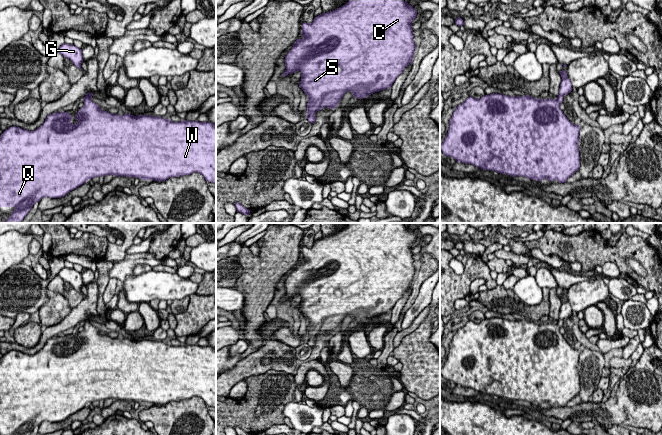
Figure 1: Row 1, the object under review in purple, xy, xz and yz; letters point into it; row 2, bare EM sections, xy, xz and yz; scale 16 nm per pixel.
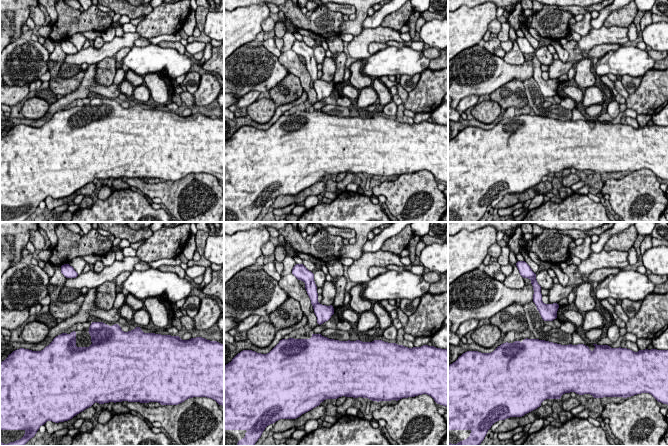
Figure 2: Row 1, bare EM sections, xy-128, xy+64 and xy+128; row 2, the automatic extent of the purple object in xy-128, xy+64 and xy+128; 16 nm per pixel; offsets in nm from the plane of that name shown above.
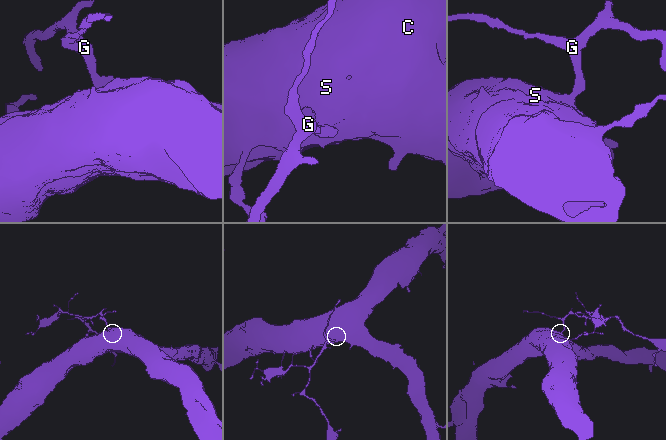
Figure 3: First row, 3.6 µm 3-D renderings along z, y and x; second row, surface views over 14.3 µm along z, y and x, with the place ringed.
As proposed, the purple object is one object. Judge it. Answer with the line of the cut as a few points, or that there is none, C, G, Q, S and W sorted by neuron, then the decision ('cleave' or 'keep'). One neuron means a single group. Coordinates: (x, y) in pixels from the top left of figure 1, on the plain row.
cut none; groups C G Q S W; keep

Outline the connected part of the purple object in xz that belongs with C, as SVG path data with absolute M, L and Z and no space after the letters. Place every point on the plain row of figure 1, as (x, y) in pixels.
M350 223L345 229L337 232L336 234L322 237L314 242L311 248L306 246L302 247L301 258L303 263L299 262L293 268L292 273L285 280L285 290L286 295L281 299L284 301L288 298L294 298L297 294L301 296L301 304L299 307L299 312L301 312L304 317L308 320L309 324L307 327L307 343L310 347L315 347L317 335L321 335L322 331L328 331L329 333L334 333L339 329L339 324L343 323L344 318L347 314L352 316L352 320L358 323L363 323L371 319L372 317L379 316L380 314L386 314L391 312L392 308L396 302L403 296L404 292L409 288L412 289L412 283L415 276L415 267L413 266L413 253L412 246L416 242L417 235L407 228L404 223Z

